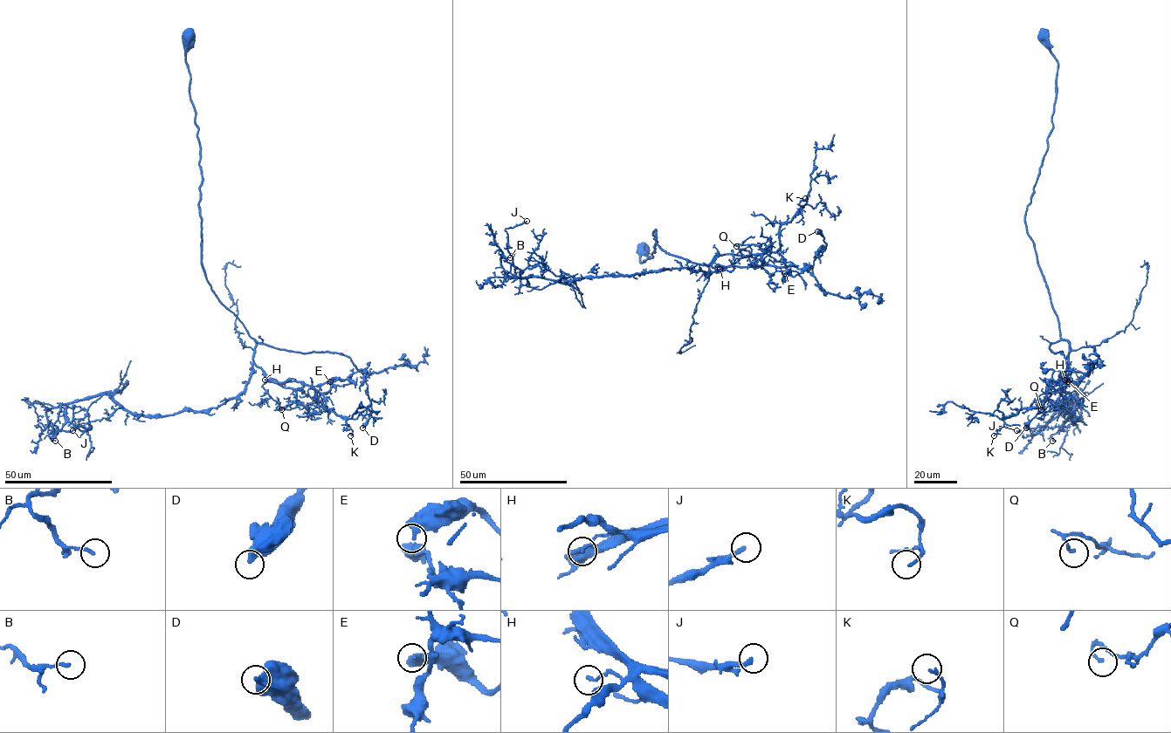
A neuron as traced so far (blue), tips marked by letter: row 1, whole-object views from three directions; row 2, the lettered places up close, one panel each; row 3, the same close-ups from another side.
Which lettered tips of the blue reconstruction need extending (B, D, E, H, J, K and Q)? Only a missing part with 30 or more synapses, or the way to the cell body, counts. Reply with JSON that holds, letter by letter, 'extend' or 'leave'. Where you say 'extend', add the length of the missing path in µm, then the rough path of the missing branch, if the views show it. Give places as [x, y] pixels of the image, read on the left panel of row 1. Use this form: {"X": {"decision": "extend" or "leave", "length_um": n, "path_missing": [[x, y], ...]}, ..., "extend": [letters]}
{"B": {"decision": "leave"}, "D": {"decision": "leave"}, "E": {"decision": "leave"}, "H": {"decision": "leave"}, "J": {"decision": "leave"}, "K": {"decision": "leave"}, "Q": {"decision": "leave"}, "extend": []}

